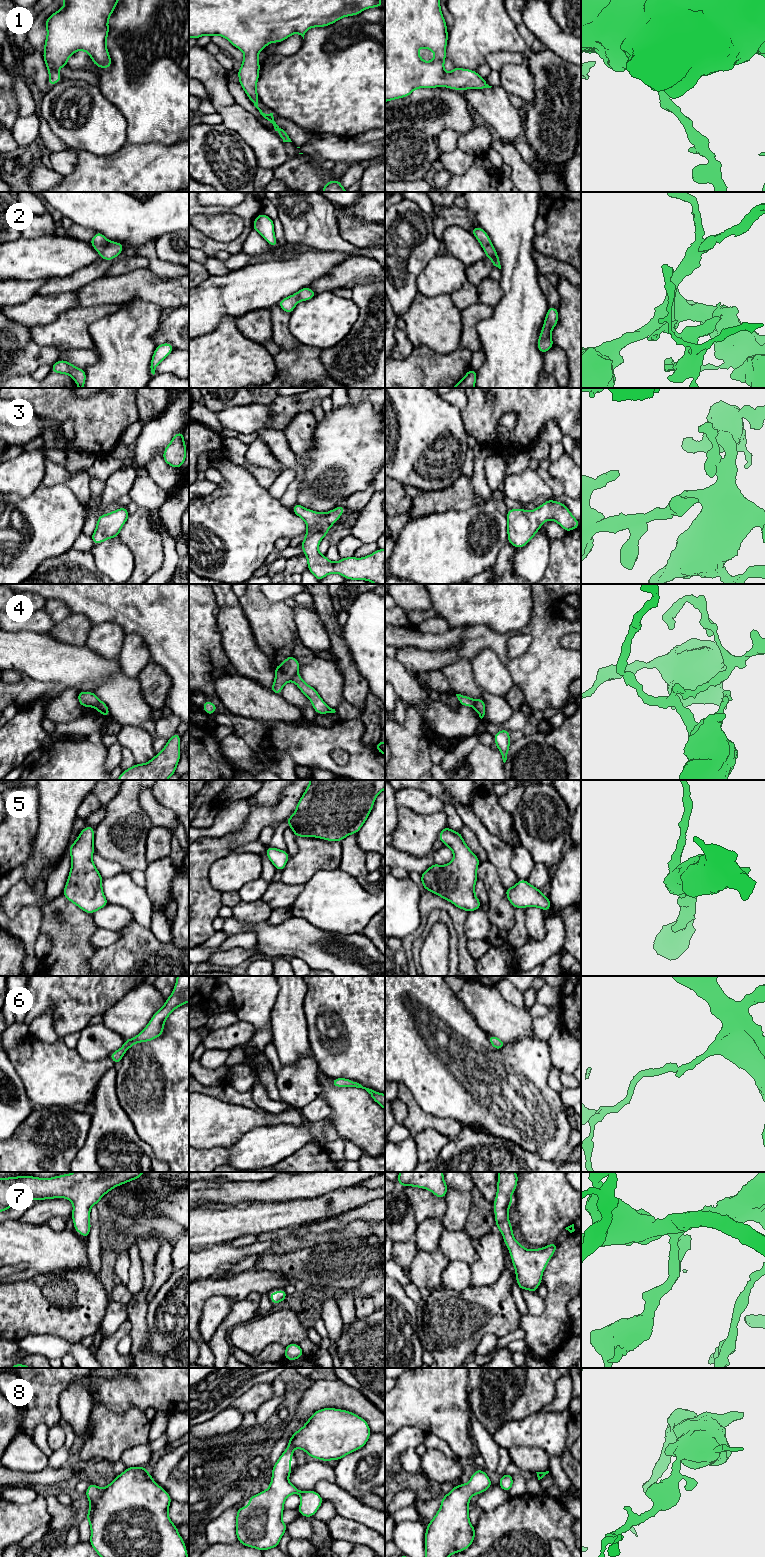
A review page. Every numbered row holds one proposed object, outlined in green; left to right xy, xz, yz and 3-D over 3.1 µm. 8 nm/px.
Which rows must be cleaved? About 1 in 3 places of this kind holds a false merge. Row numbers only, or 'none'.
4

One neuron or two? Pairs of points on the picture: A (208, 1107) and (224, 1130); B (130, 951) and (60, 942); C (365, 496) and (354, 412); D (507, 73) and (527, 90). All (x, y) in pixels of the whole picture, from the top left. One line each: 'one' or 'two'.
A: one
B: one
C: two
D: one

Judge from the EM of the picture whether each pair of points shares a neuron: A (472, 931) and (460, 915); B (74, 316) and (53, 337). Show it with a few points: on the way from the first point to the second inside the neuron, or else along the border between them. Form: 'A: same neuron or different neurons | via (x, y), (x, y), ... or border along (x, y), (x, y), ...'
A: different neurons | border along (468, 912), (464, 924), (464, 934), (467, 939)
B: same neuron | via (69, 321), (58, 332)

